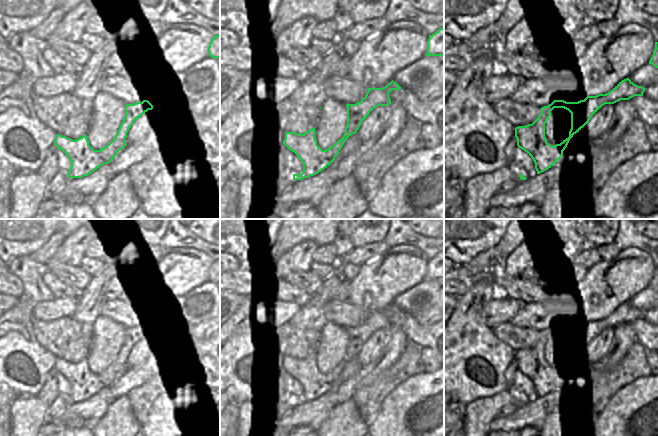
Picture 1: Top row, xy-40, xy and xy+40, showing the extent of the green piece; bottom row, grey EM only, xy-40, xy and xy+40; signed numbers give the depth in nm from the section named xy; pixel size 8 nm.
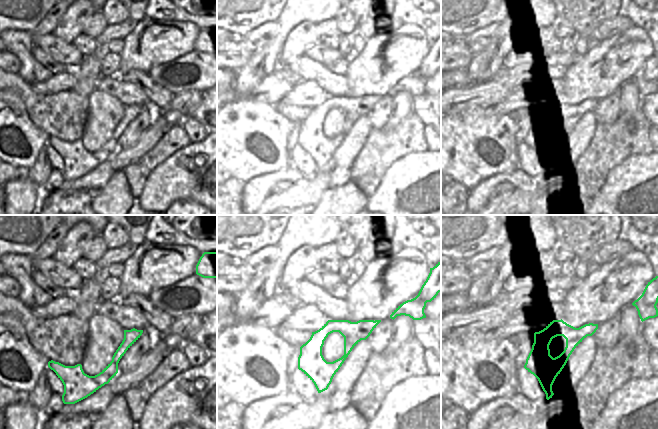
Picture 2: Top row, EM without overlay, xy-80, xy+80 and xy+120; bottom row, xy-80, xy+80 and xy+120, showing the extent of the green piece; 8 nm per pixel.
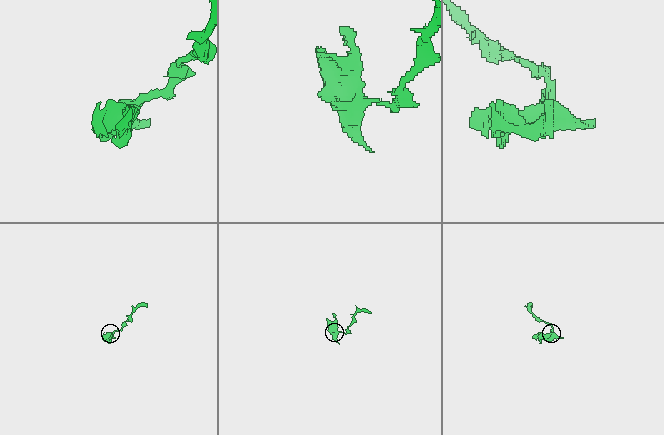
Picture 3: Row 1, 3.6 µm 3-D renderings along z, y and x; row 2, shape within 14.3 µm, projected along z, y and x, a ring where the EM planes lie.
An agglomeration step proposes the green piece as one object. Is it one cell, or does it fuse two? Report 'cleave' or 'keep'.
cleave

